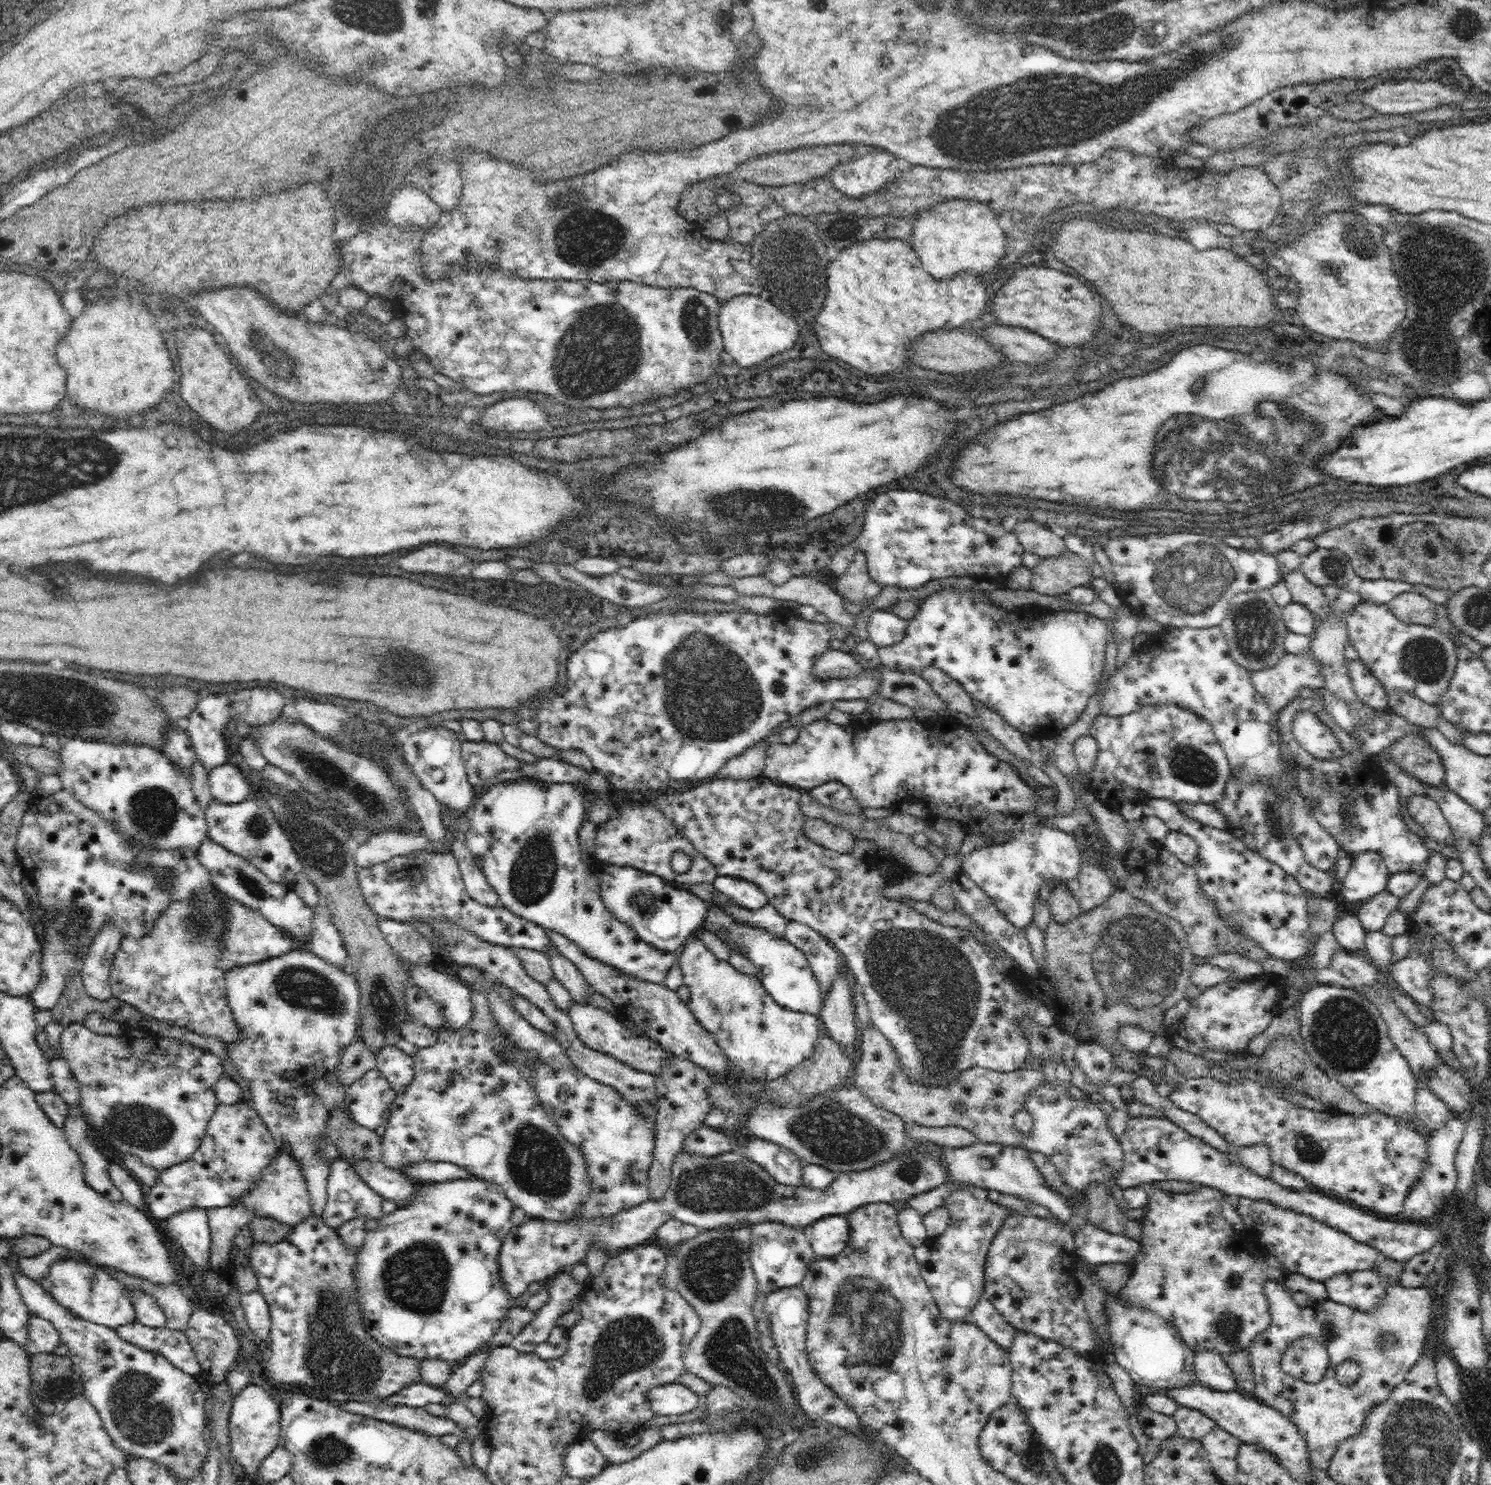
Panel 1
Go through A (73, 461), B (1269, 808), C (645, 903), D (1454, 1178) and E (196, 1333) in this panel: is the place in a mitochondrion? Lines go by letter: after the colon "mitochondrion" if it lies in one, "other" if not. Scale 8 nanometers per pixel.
A: mitochondrion
B: mitochondrion
C: mitochondrion
D: other
E: other

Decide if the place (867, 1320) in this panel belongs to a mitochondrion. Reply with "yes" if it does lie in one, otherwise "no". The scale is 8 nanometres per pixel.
yes

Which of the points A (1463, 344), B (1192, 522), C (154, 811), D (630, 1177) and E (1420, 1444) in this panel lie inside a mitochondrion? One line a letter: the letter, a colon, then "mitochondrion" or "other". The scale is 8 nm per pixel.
A: other
B: mitochondrion
C: mitochondrion
D: other
E: mitochondrion

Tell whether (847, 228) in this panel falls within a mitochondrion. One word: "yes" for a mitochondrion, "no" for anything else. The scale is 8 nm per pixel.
yes

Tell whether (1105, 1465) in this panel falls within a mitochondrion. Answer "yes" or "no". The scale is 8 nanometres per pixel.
yes

